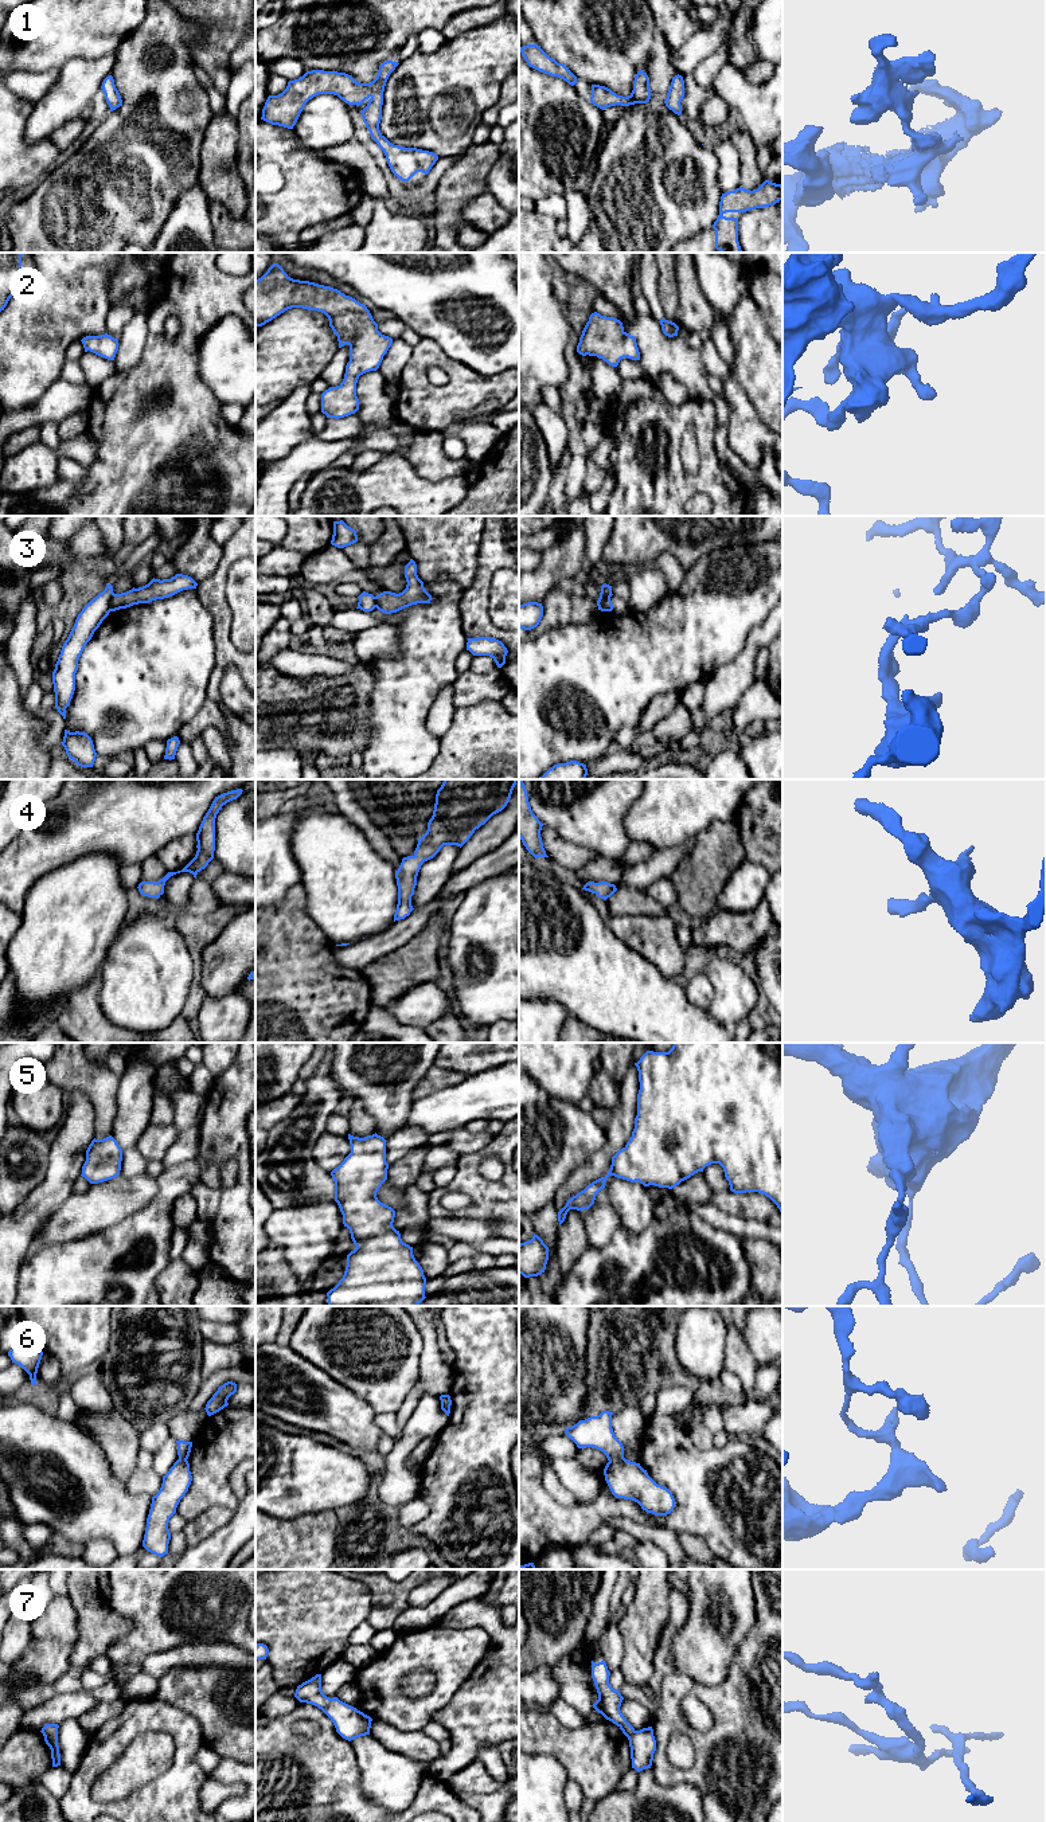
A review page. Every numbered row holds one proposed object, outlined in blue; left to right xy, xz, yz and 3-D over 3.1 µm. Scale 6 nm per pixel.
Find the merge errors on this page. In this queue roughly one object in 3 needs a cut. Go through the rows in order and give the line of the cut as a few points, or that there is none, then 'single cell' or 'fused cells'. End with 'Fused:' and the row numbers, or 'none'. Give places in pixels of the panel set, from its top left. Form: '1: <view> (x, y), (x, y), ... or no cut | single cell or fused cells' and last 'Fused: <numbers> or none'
1: no cut | single cell
2: no cut | single cell
3: xy (114, 594), (110, 601), (110, 610) | fused cells
4: no cut | single cell
5: no cut | single cell
6: yz (623, 1457), (609, 1461) | fused cells
7: no cut | single cell
Fused: 3, 6

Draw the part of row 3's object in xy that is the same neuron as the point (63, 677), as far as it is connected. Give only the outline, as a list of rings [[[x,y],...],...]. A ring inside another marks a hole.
[[[106,584],[102,593],[85,605],[62,646],[52,672],[52,684],[55,692],[55,708],[63,719],[66,719],[66,708],[70,705],[75,691],[78,660],[94,632],[112,611],[110,601],[113,595],[113,586]]]

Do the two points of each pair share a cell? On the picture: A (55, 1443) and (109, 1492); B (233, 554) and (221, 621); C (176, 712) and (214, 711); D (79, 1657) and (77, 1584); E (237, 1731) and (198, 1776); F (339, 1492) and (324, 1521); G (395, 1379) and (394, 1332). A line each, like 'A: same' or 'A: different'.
A: same
B: same
C: different
D: same
E: different
F: different
G: same

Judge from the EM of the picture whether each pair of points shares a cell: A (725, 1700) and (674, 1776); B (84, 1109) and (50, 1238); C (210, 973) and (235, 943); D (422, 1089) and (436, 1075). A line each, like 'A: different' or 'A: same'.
A: same
B: different
C: same
D: same

